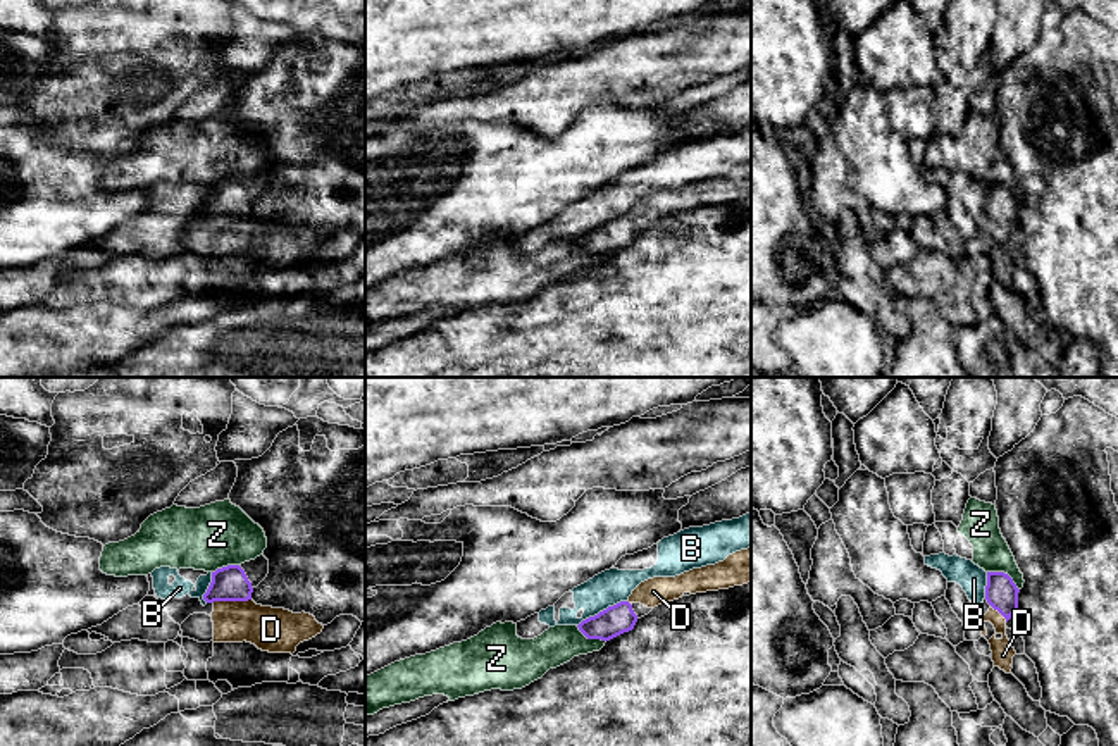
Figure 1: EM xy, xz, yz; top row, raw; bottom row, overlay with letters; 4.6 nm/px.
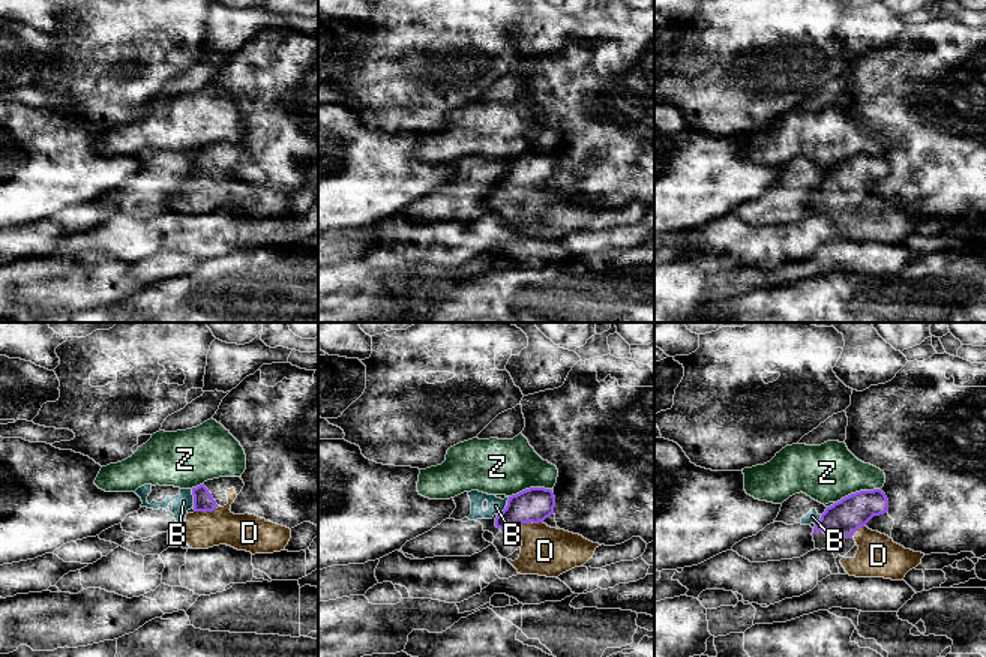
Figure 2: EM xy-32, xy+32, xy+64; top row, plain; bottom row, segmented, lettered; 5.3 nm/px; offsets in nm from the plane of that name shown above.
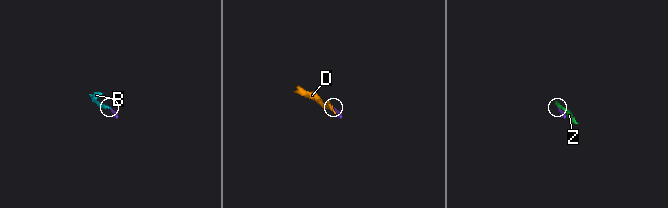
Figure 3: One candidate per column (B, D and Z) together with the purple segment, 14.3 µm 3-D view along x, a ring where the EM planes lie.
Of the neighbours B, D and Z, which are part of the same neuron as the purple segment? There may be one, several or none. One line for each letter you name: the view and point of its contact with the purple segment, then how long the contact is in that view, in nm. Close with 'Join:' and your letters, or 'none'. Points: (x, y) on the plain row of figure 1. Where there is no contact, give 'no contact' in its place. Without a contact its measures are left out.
D: meets purple in xy at (231, 214); contact 180 nm long
Join: D

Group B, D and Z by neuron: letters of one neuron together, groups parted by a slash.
B / D / Z

